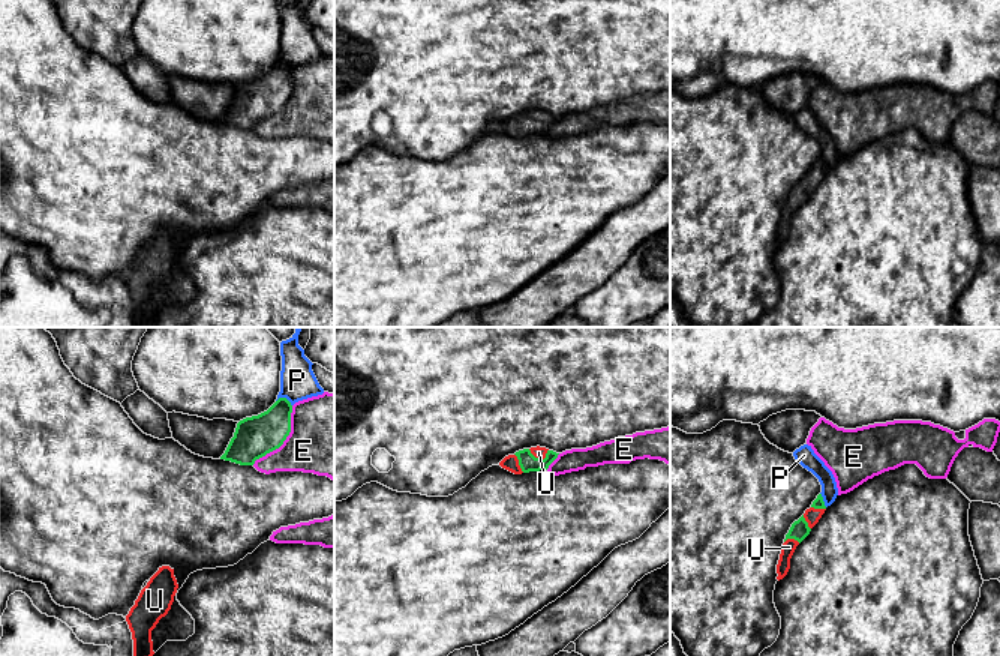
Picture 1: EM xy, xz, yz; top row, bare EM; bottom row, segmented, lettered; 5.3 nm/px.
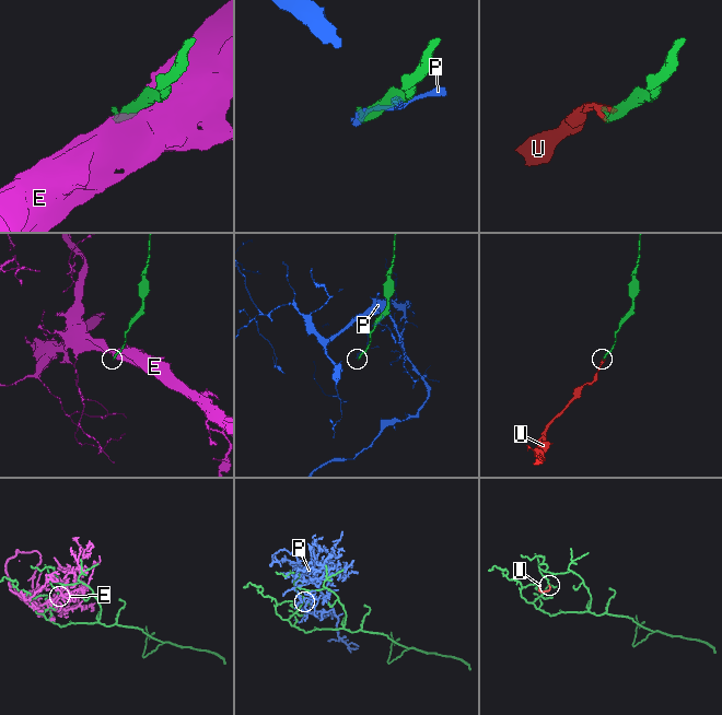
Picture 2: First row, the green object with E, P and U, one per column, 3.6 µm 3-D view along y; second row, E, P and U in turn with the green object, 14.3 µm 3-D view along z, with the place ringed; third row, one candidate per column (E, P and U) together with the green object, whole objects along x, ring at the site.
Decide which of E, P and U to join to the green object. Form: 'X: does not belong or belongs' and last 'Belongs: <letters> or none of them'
E: does not belong
P: does not belong
U: belongs
Belongs: U

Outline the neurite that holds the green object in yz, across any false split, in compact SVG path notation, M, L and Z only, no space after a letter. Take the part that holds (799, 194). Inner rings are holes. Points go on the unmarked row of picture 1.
M819 158L811 171L807 173L805 177L792 188L781 210L781 218L777 228L778 245L787 239L790 233L790 222L796 210L810 198L811 192L819 186L825 174L826 170L823 161Z

